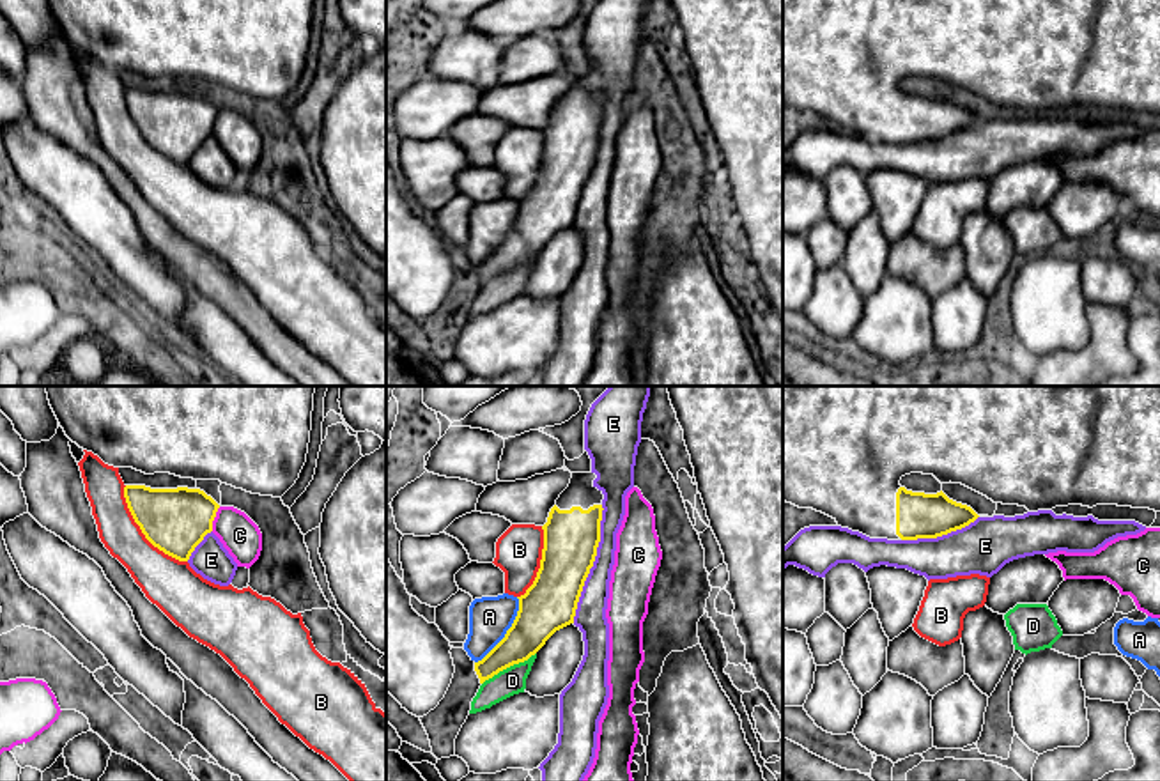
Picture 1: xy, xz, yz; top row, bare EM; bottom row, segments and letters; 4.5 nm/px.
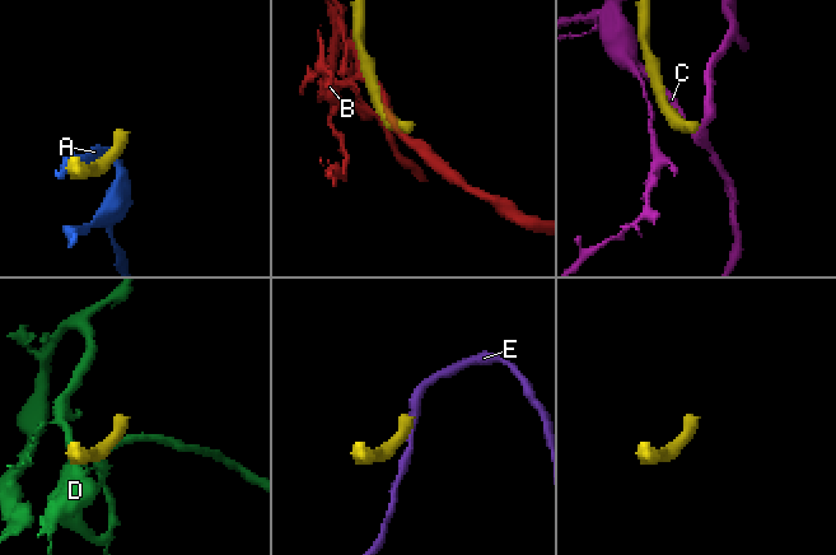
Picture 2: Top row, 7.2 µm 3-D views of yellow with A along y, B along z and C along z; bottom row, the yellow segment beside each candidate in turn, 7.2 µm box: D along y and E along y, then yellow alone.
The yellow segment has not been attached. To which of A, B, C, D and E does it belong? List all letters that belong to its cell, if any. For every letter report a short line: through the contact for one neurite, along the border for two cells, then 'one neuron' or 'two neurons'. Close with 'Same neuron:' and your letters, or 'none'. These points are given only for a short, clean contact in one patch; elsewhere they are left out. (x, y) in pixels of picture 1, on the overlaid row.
A: two neurons
B: two neurons
C: two neurons
D: line xz (535, 652), (500, 670), (482, 684); two neurons
E: two neurons
Same neuron: none

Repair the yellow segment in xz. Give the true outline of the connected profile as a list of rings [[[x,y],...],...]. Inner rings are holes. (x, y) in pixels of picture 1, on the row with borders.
[[[572,473],[568,487],[551,508],[544,530],[544,549],[540,568],[533,584],[519,599],[519,611],[505,638],[478,662],[475,671],[480,684],[499,671],[528,661],[560,629],[574,623],[577,602],[584,581],[593,567],[600,542],[602,499],[604,494],[593,485],[595,473]]]

